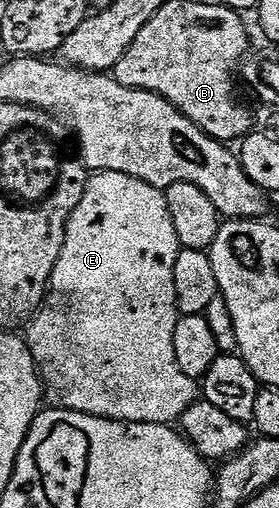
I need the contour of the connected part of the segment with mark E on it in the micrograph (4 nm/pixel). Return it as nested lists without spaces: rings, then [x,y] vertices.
[[[99,172],[91,175],[86,181],[84,198],[80,198],[80,206],[72,214],[66,227],[64,250],[60,250],[60,258],[50,275],[50,287],[44,301],[44,307],[29,325],[28,343],[34,361],[38,363],[38,371],[44,381],[44,396],[53,407],[67,408],[73,412],[83,412],[89,416],[99,416],[109,420],[123,420],[129,424],[169,424],[181,421],[183,414],[200,399],[199,381],[188,378],[184,370],[180,370],[180,362],[176,362],[176,326],[180,319],[176,302],[176,258],[180,245],[176,238],[176,226],[172,226],[172,214],[168,214],[166,193],[161,188],[153,188],[148,182],[140,182],[140,178],[132,178],[119,172]]]

